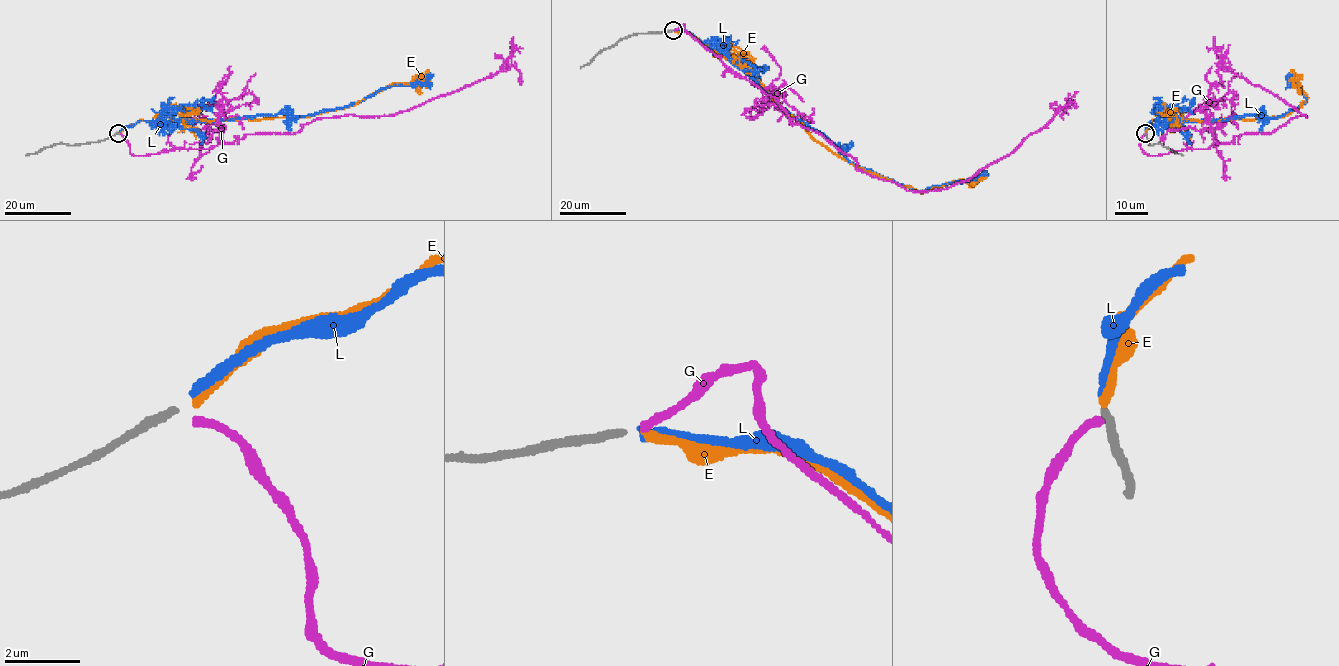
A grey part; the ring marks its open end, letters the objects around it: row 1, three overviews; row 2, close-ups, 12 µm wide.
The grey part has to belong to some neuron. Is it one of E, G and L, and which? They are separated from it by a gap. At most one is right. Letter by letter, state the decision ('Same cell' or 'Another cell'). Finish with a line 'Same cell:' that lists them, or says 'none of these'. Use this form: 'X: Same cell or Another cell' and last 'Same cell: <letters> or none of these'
E: Same cell
G: Another cell
L: Another cell
Same cell: E

